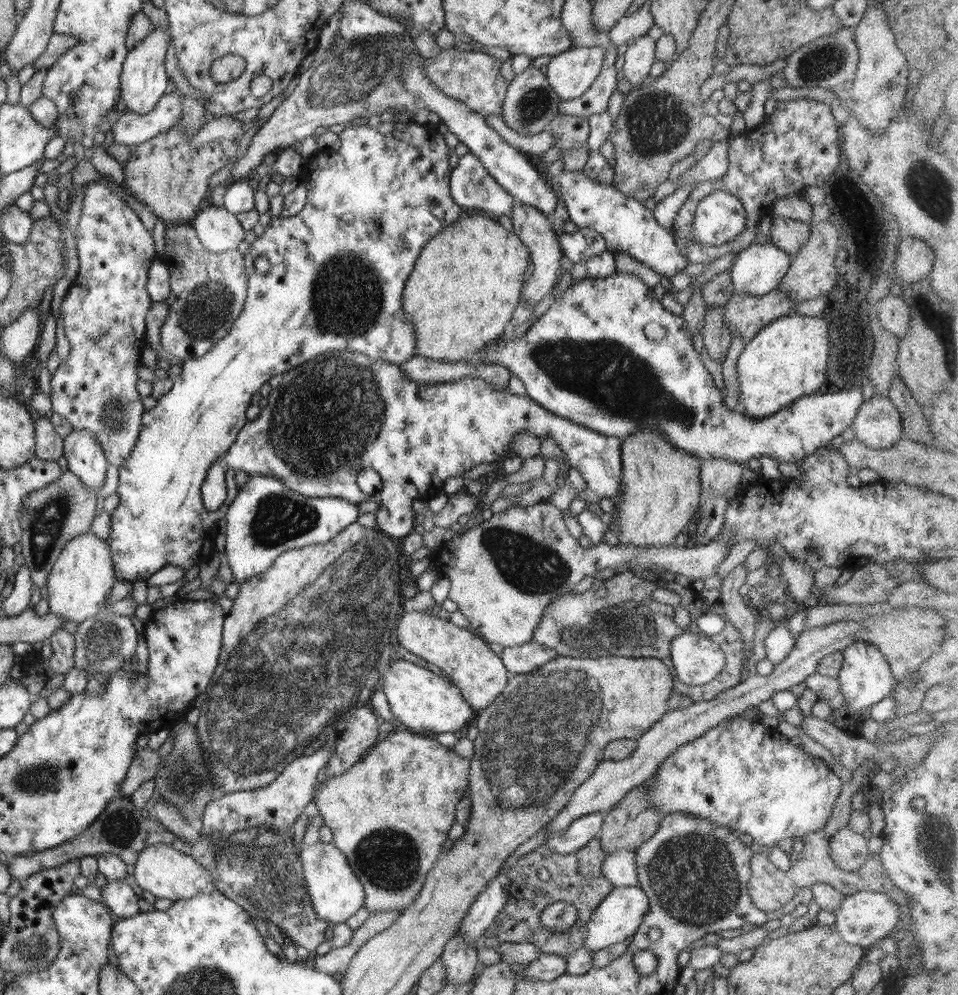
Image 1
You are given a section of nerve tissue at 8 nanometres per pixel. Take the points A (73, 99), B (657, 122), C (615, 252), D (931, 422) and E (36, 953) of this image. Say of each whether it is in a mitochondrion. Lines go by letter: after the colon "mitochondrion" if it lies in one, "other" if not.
A: other
B: mitochondrion
C: other
D: other
E: mitochondrion

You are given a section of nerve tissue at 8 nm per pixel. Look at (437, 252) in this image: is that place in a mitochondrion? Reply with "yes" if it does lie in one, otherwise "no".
no

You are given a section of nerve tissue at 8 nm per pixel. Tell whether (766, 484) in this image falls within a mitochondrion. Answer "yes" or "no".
no

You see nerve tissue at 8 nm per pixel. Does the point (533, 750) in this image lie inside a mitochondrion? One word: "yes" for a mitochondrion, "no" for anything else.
yes

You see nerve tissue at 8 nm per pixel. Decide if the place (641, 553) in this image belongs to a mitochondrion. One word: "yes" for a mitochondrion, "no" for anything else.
no

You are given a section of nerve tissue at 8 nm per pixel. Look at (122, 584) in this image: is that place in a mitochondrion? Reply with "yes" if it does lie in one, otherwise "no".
no

